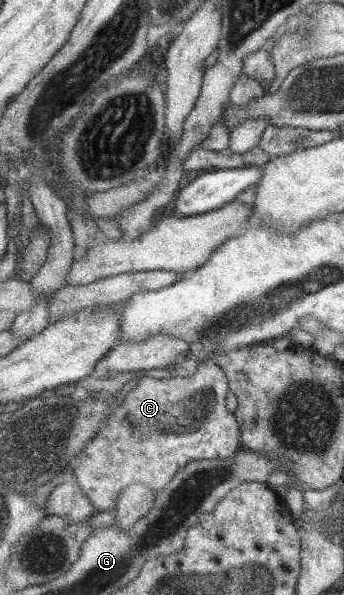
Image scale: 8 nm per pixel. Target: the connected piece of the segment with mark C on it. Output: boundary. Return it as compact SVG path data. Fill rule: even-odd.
M207 354L208 358L205 362L201 362L197 367L196 372L188 377L173 377L170 379L153 379L153 377L144 377L136 380L135 386L125 396L124 401L116 408L112 415L108 418L106 423L100 429L98 436L88 443L88 446L80 453L79 459L76 460L73 474L76 476L76 483L81 486L81 489L89 496L91 503L94 503L99 511L112 511L115 509L118 500L122 497L122 493L126 488L135 483L142 483L147 485L150 489L154 489L157 493L167 489L172 479L179 473L186 465L192 461L205 459L225 459L231 457L235 452L239 451L241 446L239 424L235 414L229 413L225 409L225 395L227 395L228 384L225 378L224 371L213 363L210 358L212 354Z

